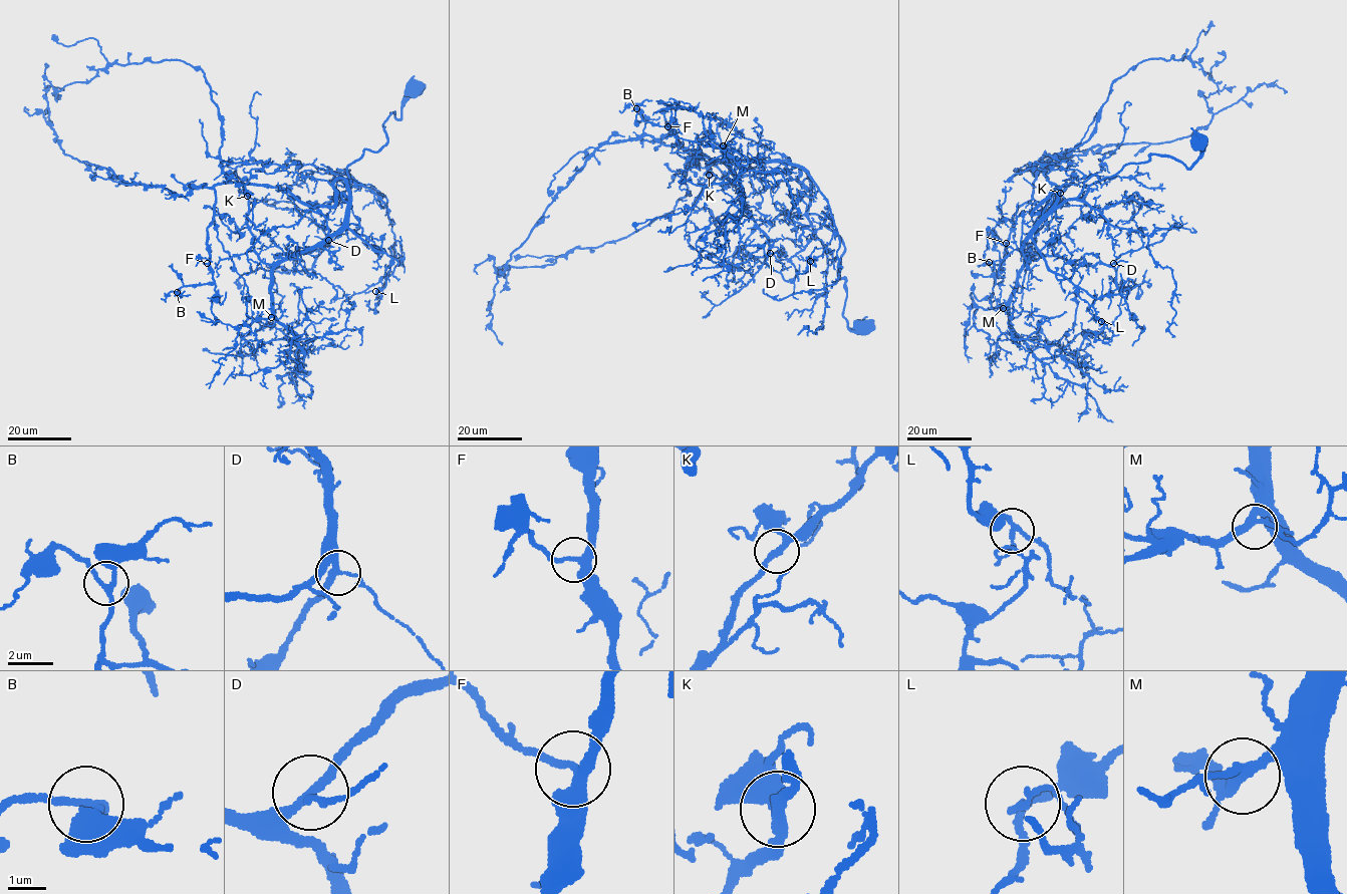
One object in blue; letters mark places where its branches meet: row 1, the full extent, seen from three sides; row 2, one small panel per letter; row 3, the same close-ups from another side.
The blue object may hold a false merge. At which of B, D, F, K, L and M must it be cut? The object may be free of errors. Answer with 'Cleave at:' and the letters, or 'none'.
Cleave at: none

